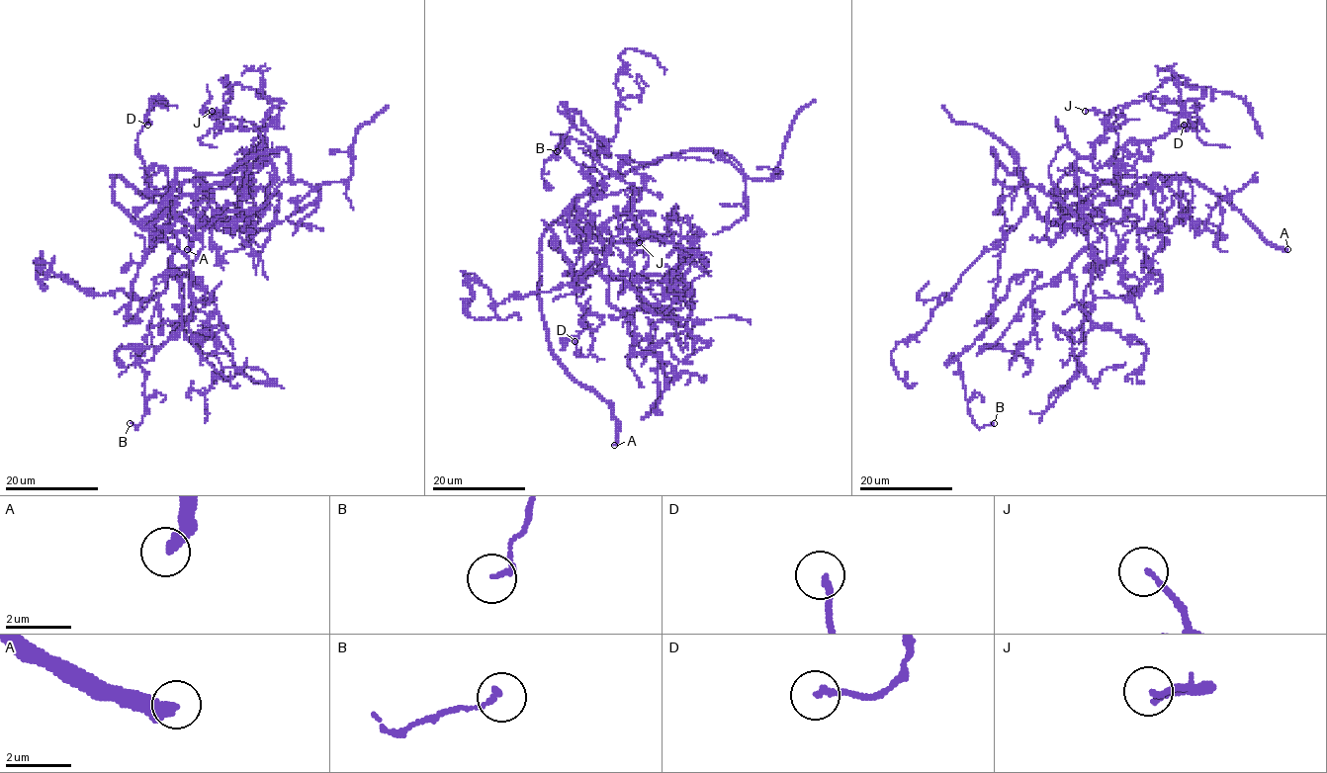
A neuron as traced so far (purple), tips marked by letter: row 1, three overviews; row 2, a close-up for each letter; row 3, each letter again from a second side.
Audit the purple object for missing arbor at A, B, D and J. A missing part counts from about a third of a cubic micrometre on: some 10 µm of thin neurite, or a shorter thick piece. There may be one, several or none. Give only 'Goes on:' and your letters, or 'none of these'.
Goes on: none of these

